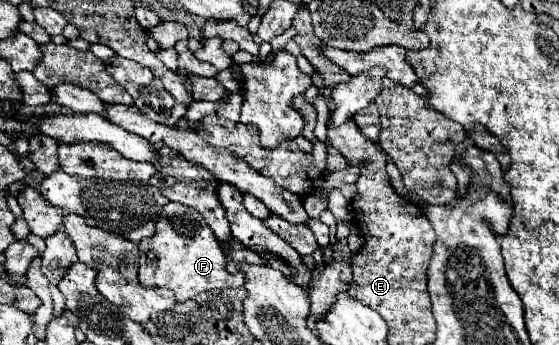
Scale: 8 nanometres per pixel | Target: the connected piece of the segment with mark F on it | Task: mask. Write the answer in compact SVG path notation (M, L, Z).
M168 202L158 220L158 230L152 238L142 238L140 248L140 270L138 280L144 288L162 286L176 294L178 302L186 302L206 290L242 288L244 274L230 274L226 270L226 256L214 238L204 218L190 206L180 202Z

